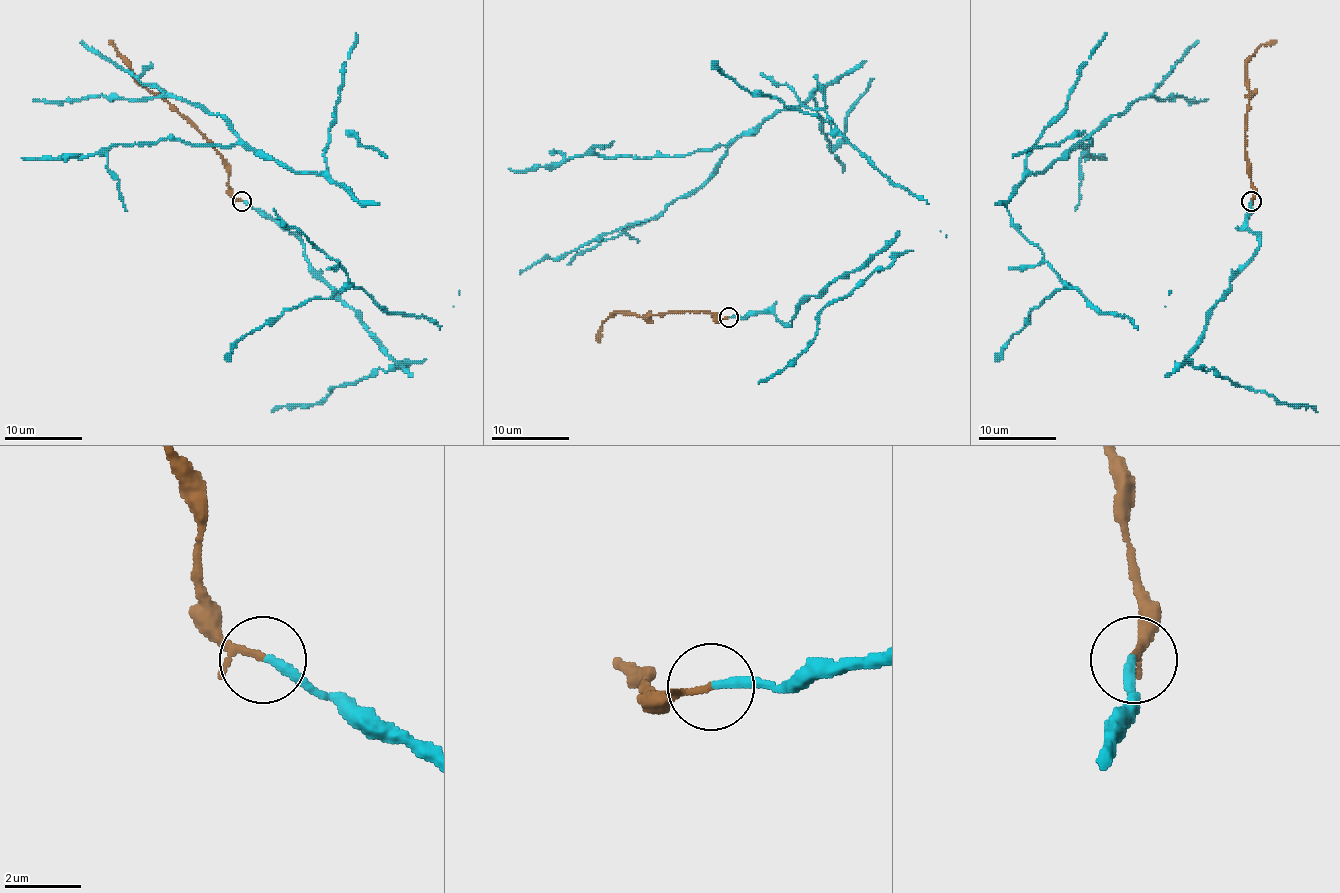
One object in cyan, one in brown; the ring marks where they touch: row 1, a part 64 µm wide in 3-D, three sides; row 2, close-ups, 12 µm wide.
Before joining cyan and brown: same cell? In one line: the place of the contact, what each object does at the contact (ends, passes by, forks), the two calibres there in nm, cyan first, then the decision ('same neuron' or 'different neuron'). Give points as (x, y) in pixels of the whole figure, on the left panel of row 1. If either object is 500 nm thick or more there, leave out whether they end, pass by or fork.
place (241, 201); cyan ends; brown passes by; calibres 240 and 120 nm; same neuron

